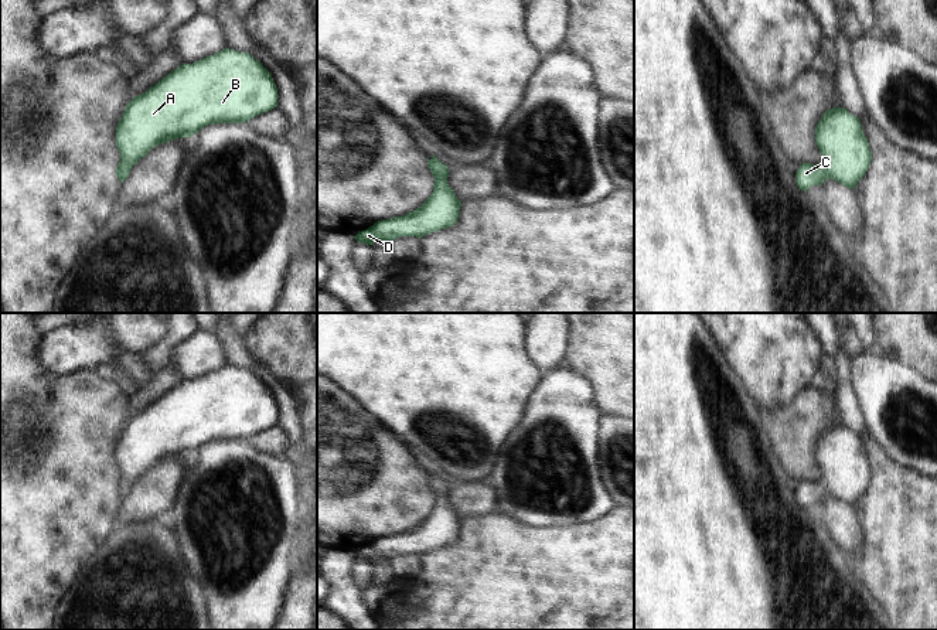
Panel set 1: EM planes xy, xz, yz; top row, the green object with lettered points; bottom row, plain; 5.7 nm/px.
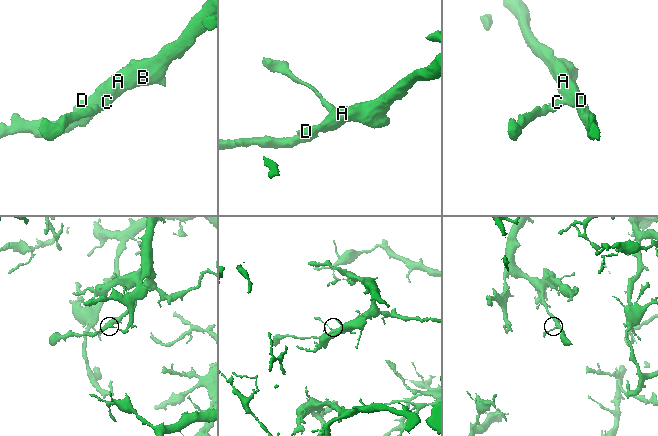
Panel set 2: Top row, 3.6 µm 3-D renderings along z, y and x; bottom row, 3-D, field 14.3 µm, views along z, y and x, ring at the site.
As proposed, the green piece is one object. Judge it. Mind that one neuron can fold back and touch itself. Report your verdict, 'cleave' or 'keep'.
keep

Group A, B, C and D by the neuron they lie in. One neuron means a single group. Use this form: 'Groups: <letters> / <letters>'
Groups: A B C D

